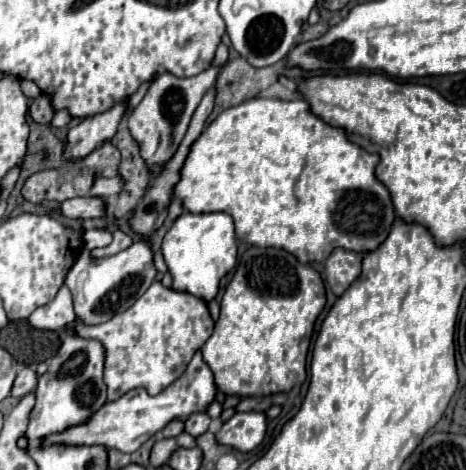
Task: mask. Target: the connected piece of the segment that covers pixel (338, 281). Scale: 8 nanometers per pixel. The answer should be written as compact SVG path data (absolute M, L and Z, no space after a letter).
M340 248L330 254L324 262L326 280L336 296L342 296L348 286L360 276L362 272L362 254L358 252L342 252Z

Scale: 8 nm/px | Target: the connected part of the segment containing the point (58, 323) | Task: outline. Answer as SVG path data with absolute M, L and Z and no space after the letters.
M66 286L60 288L58 296L50 304L36 308L28 318L28 322L38 330L58 330L72 320L76 320L76 316L72 308L72 296Z

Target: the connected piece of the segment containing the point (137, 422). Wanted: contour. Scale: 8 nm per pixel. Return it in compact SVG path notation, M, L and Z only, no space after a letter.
M196 352L192 362L188 364L186 372L164 388L160 394L150 396L144 388L136 388L126 392L116 402L106 402L86 424L78 428L70 428L70 432L62 432L62 436L48 436L46 442L64 442L64 444L102 444L106 448L116 448L120 452L134 452L138 450L148 438L156 432L164 430L164 426L172 420L186 420L194 412L206 412L216 396L216 382L214 374L208 364L202 360L202 354Z

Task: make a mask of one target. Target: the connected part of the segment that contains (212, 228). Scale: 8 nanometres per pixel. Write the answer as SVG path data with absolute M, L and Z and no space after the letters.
M184 212L172 224L162 240L162 256L172 274L172 288L194 294L206 302L218 294L220 280L236 266L236 234L234 222L224 212L212 214L190 214Z

